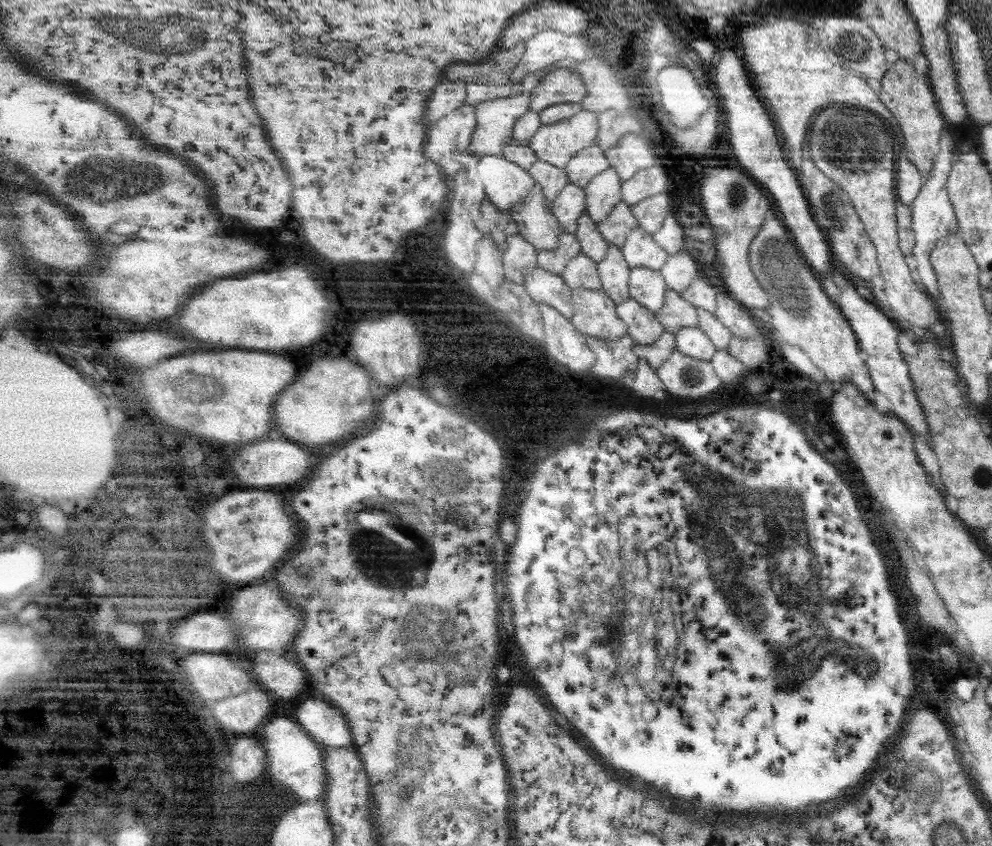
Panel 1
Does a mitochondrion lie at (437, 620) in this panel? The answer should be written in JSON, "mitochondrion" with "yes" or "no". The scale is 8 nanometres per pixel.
{"mitochondrion":"yes"}

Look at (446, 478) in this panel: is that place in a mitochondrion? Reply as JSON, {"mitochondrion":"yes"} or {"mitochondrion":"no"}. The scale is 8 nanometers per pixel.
{"mitochondrion":"yes"}

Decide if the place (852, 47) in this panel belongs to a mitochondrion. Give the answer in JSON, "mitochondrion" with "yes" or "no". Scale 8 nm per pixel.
{"mitochondrion":"yes"}

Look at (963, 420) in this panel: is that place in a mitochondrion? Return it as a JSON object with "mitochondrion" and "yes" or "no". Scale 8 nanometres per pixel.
{"mitochondrion":"no"}

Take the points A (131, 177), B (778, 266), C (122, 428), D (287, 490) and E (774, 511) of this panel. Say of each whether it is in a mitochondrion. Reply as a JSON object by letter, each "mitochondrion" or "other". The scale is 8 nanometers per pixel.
{"A":"mitochondrion","B":"mitochondrion","C":"mitochondrion","D":"other","E":"mitochondrion"}

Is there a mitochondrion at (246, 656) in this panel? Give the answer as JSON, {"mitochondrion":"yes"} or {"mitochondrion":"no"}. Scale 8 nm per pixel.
{"mitochondrion":"no"}

